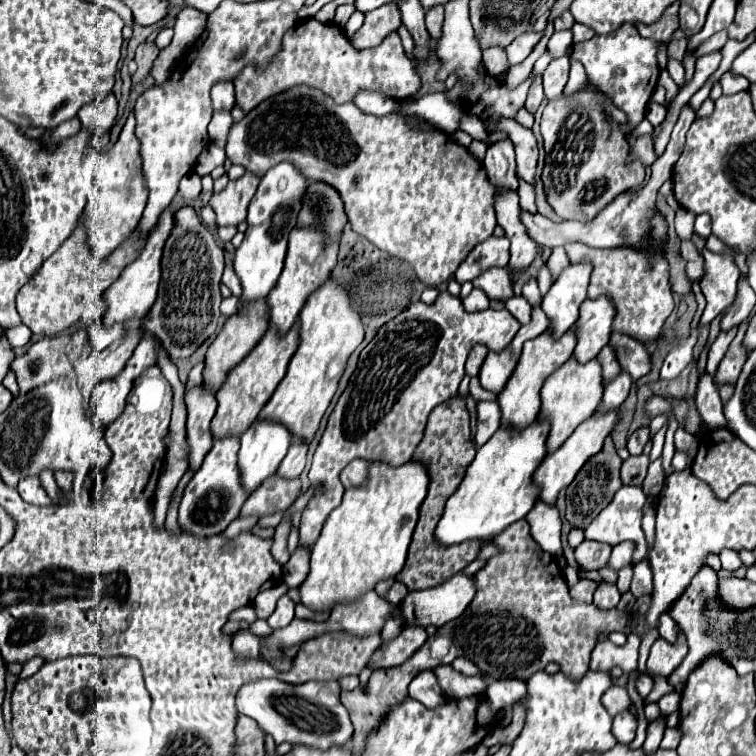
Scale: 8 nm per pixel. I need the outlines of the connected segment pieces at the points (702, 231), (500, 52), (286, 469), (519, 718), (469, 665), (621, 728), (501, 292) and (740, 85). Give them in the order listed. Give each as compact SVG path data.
M699 214L695 220L695 232L703 238L709 238L711 234L711 216L709 214Z
M490 47L483 50L482 61L487 73L491 76L497 76L509 70L507 56L503 48Z
M297 440L291 444L287 456L283 458L277 474L283 476L283 478L297 478L303 468L305 468L305 458L307 458L307 450L309 450L309 444L303 442L303 440Z
M516 702L512 706L512 711L513 716L510 724L504 729L495 727L495 730L491 730L491 732L482 740L481 744L487 746L488 748L497 744L504 746L512 743L515 738L517 738L523 728L526 715L525 707L521 703Z
M457 658L453 664L451 664L457 672L461 672L463 676L477 676L479 674L479 668L473 666L473 662L465 660L465 658Z
M623 712L613 718L613 734L619 744L631 744L635 738L635 728L637 718L631 712Z
M491 268L473 280L473 286L483 290L489 300L509 300L513 296L513 284L507 268Z
M729 71L723 74L719 83L724 95L732 95L742 90L748 90L750 86L750 82L746 78L733 76Z

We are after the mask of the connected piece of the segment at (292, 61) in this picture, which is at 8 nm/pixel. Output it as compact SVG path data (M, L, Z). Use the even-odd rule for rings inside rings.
M311 18L287 30L287 34L283 36L283 46L271 66L249 66L247 70L239 72L239 76L233 80L235 104L241 106L243 112L249 112L259 102L299 84L319 88L335 102L345 104L351 102L359 90L381 92L401 102L417 94L421 80L413 70L411 60L405 56L397 32L391 32L377 48L355 50L335 24L321 24Z

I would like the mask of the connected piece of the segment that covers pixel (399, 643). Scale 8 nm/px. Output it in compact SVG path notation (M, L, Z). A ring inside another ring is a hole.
M405 626L401 634L379 646L371 660L367 662L369 668L379 670L379 668L393 668L403 664L407 658L411 658L423 644L427 642L427 632L421 626Z

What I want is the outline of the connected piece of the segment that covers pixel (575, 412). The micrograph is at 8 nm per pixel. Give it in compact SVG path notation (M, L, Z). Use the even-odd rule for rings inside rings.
M569 358L563 366L559 366L543 384L541 388L541 420L551 422L551 434L547 440L549 454L561 446L563 440L569 438L569 434L591 416L591 410L595 410L603 396L603 376L599 360L593 358L587 364L575 362L575 358Z

